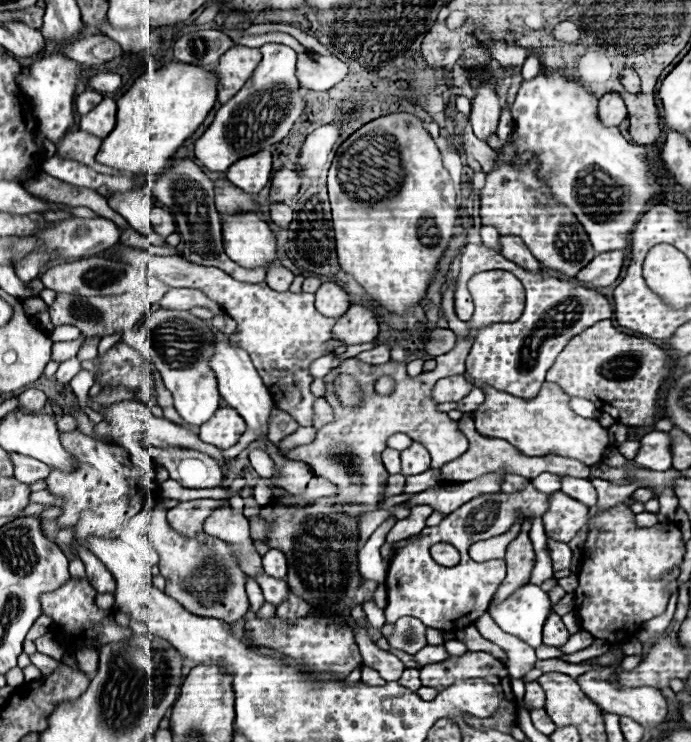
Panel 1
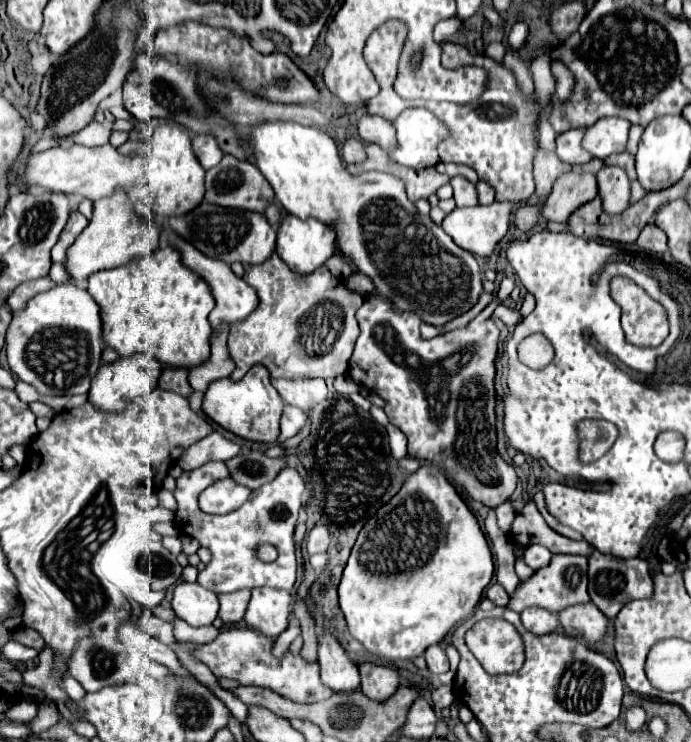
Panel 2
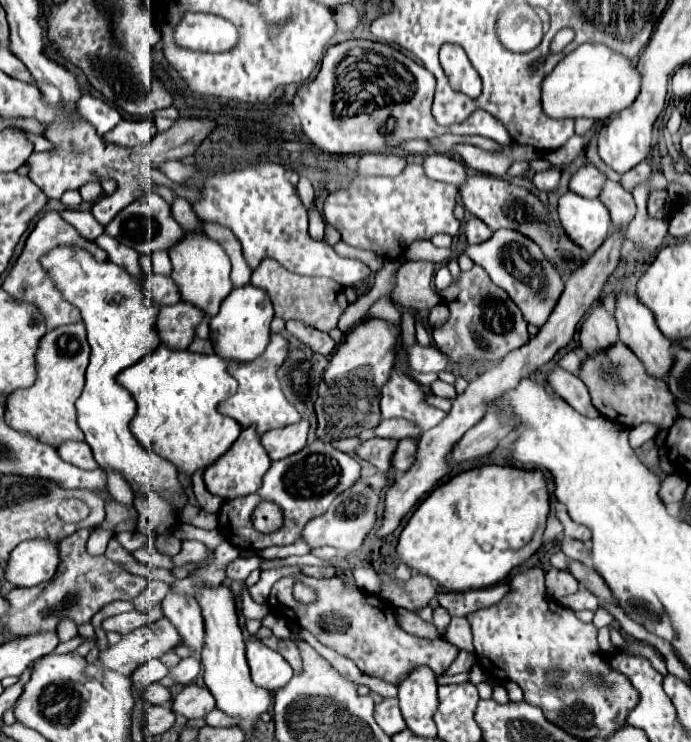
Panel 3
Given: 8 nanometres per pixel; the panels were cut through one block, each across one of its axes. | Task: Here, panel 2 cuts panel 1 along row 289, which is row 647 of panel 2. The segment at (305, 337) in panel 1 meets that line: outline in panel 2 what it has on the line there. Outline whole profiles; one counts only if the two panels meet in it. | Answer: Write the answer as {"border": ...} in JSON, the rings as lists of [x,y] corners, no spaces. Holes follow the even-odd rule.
{"border":[[[230,628],[222,630],[220,636],[216,636],[216,640],[194,648],[192,654],[198,662],[206,664],[214,672],[214,676],[238,680],[242,686],[264,686],[294,702],[312,704],[332,696],[330,688],[326,688],[320,680],[318,664],[310,664],[302,656],[292,656],[290,652],[286,652],[286,656],[282,658],[276,658],[270,652],[272,642],[272,638],[260,636],[250,628]]]}

